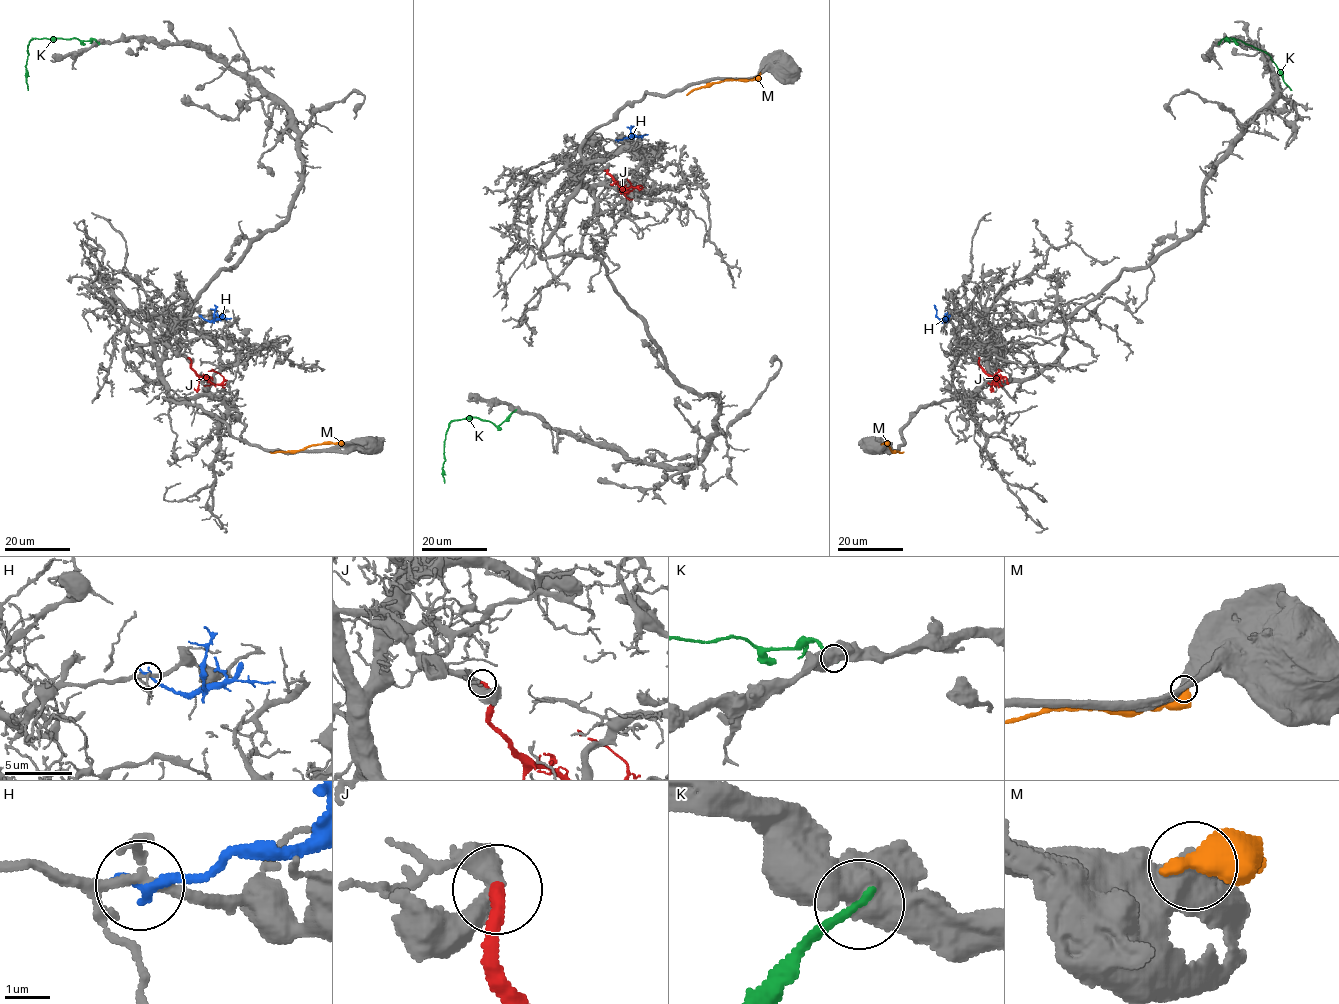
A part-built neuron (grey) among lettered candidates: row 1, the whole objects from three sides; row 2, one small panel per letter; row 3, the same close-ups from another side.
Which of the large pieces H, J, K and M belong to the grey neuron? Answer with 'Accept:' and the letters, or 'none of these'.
Accept: J

